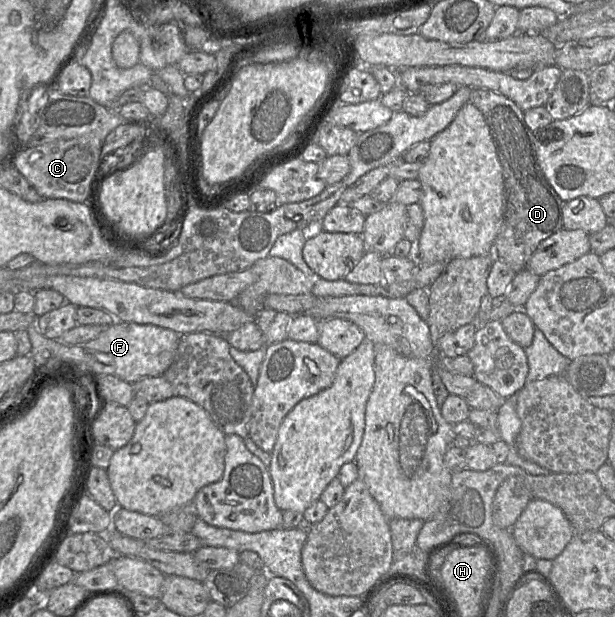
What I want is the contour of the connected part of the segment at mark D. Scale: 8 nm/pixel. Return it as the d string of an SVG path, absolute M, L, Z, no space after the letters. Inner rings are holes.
M472 88L469 102L483 114L503 170L505 210L500 230L494 241L494 255L496 259L504 261L517 273L526 268L528 260L540 242L563 228L562 209L564 201L550 185L539 165L536 137L524 120L524 111L508 97L489 89Z

